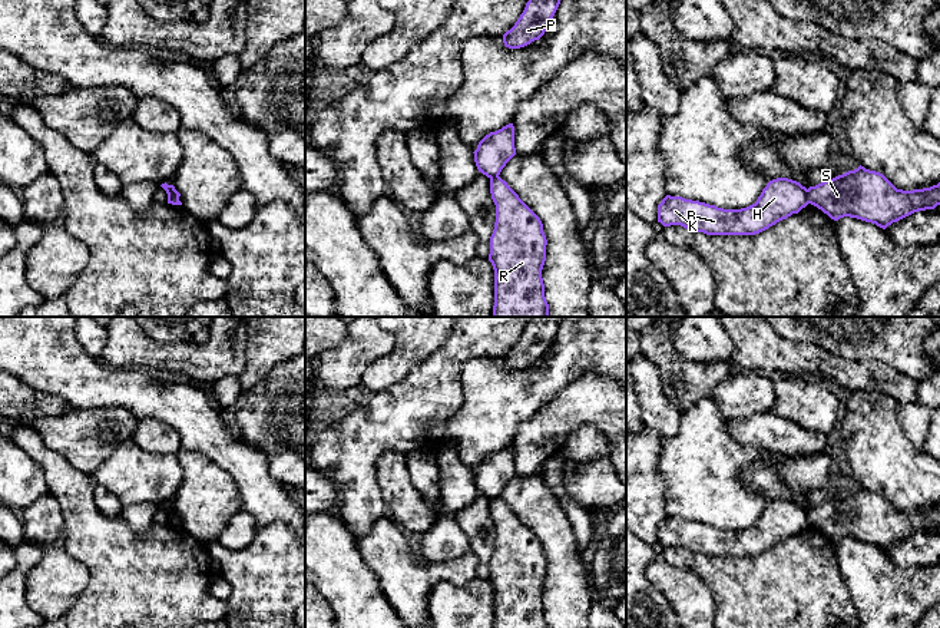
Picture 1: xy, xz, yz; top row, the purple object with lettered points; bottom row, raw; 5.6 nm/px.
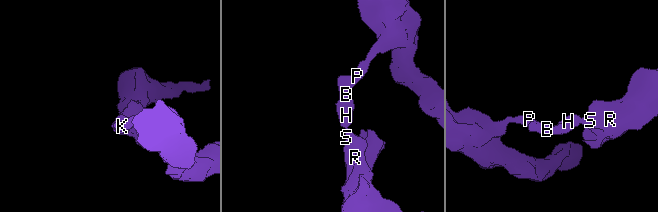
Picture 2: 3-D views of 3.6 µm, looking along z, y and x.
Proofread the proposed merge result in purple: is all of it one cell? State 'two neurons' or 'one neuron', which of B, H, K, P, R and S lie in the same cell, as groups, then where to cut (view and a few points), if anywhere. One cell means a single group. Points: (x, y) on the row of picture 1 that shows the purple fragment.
two neurons | B H K P / R S | yz (806, 189), (808, 202)

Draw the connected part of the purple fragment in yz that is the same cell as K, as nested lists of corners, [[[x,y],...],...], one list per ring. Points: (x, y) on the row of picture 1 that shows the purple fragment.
[[[788,178],[767,184],[757,202],[741,209],[724,209],[682,196],[666,195],[658,205],[658,222],[681,225],[706,235],[755,235],[798,214],[808,205],[807,188]]]

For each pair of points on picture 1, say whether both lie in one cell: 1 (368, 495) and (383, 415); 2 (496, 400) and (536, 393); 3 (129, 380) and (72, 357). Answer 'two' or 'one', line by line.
1: one
2: one
3: one

